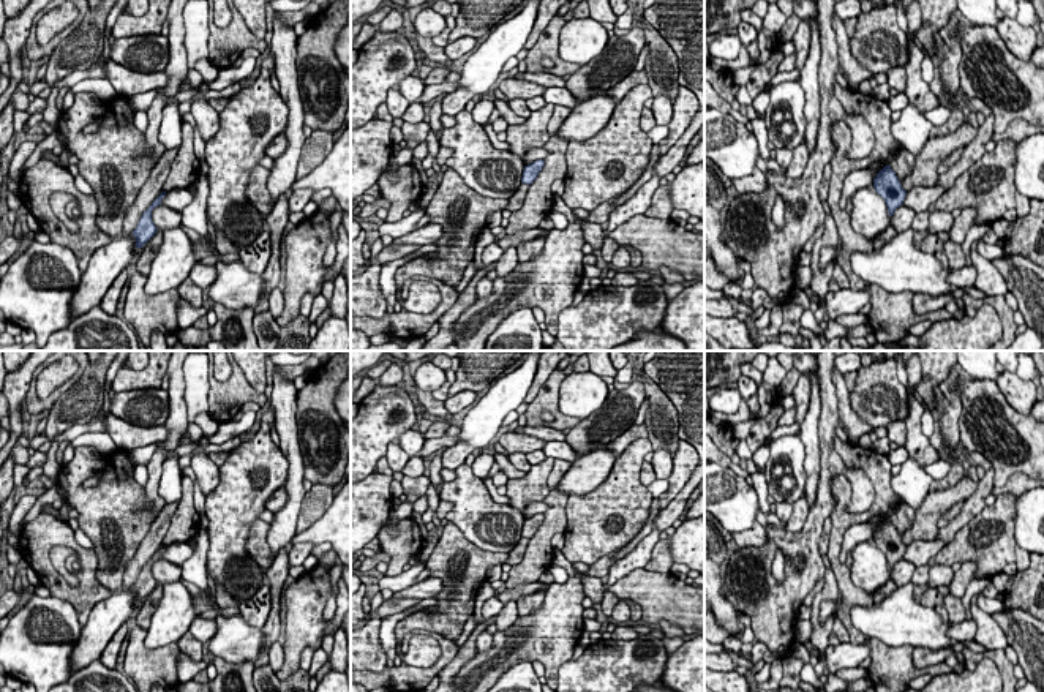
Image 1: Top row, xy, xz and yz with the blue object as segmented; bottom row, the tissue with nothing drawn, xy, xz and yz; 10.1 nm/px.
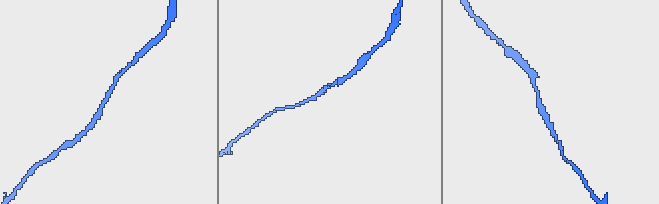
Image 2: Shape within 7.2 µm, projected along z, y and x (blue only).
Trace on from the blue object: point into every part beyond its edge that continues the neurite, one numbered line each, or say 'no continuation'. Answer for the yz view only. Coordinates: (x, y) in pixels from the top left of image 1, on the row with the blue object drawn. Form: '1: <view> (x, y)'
1: yz (902, 161)

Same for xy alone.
1: xy (152, 188)

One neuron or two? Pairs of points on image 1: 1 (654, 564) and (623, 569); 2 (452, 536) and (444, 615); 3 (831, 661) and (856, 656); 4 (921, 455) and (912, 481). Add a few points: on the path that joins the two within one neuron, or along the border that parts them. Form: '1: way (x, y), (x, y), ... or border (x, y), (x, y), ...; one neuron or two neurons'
1: border (659, 539), (651, 560), (643, 567); two neurons
2: way (452, 555), (452, 564), (447, 569), (449, 596); one neuron
3: way (837, 658), (850, 656); one neuron
4: border (908, 455), (923, 470); two neurons

